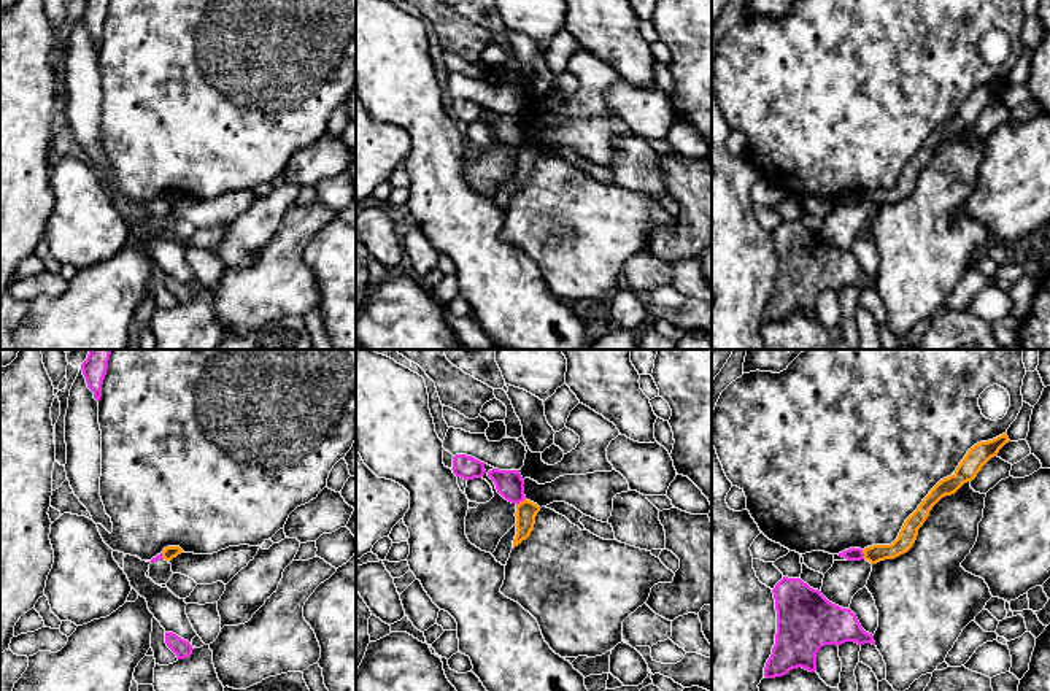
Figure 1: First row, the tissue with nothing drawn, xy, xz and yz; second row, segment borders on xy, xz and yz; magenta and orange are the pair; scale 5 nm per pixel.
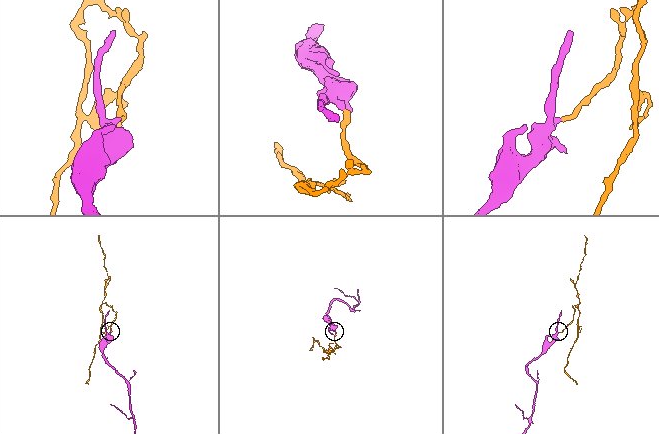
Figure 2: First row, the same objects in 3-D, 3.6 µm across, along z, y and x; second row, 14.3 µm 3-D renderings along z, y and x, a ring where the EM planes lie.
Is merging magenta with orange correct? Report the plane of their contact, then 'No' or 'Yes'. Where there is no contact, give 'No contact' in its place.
Touches magenta in xz. No

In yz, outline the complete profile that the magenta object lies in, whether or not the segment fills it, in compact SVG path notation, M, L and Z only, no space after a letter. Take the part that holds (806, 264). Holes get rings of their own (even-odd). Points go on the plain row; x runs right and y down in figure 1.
M783 221L772 234L777 254L777 278L772 299L766 307L764 321L783 321L802 311L816 315L816 297L824 289L872 288L850 253L829 246L821 235L801 222Z

